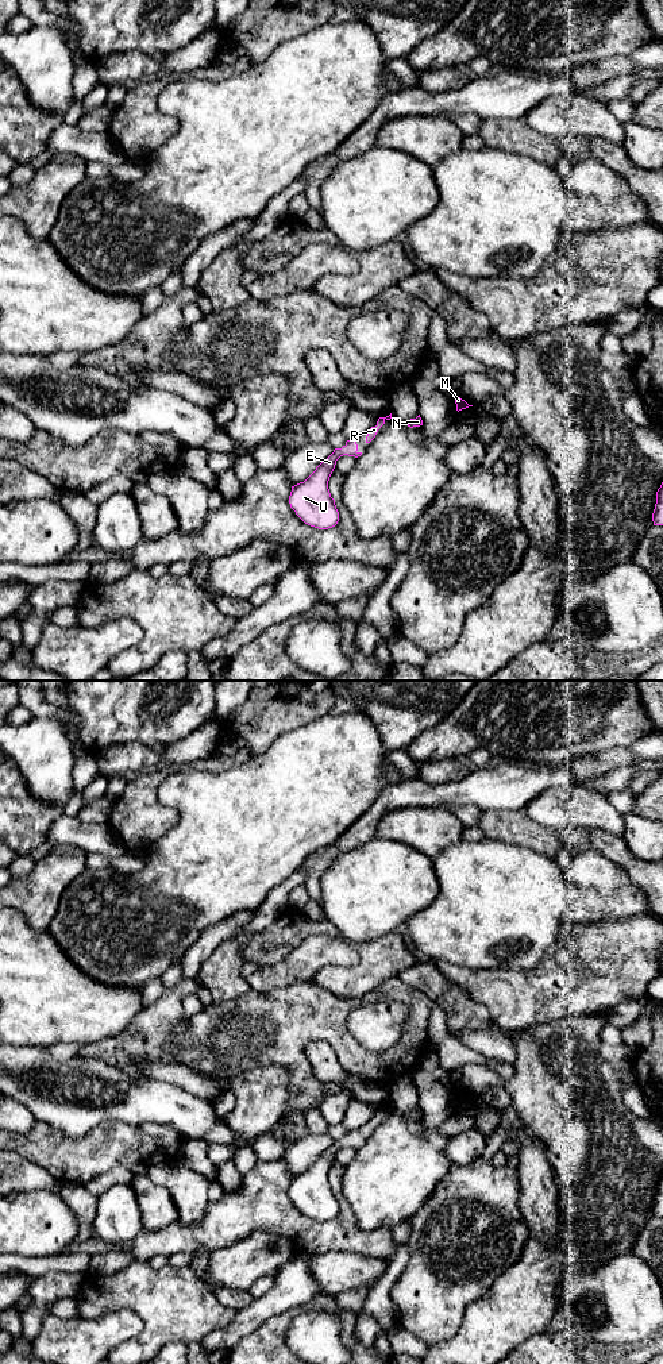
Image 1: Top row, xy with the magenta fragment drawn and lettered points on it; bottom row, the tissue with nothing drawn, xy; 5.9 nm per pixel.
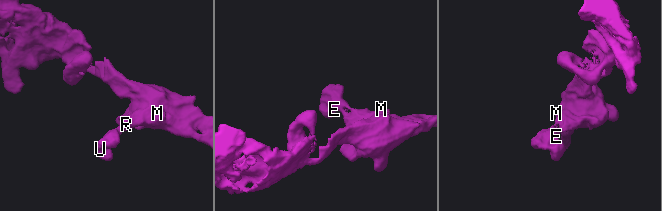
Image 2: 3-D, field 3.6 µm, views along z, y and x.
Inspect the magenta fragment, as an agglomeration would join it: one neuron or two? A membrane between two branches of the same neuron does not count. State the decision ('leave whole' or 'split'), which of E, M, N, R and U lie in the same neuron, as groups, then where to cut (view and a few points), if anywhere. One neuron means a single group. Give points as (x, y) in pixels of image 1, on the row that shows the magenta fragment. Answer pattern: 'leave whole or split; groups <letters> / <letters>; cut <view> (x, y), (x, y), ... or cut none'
leave whole; groups E M N R U; cut none

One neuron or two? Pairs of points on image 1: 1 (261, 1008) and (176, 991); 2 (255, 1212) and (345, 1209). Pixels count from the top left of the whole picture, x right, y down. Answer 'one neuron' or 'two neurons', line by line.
1: two neurons
2: one neuron

